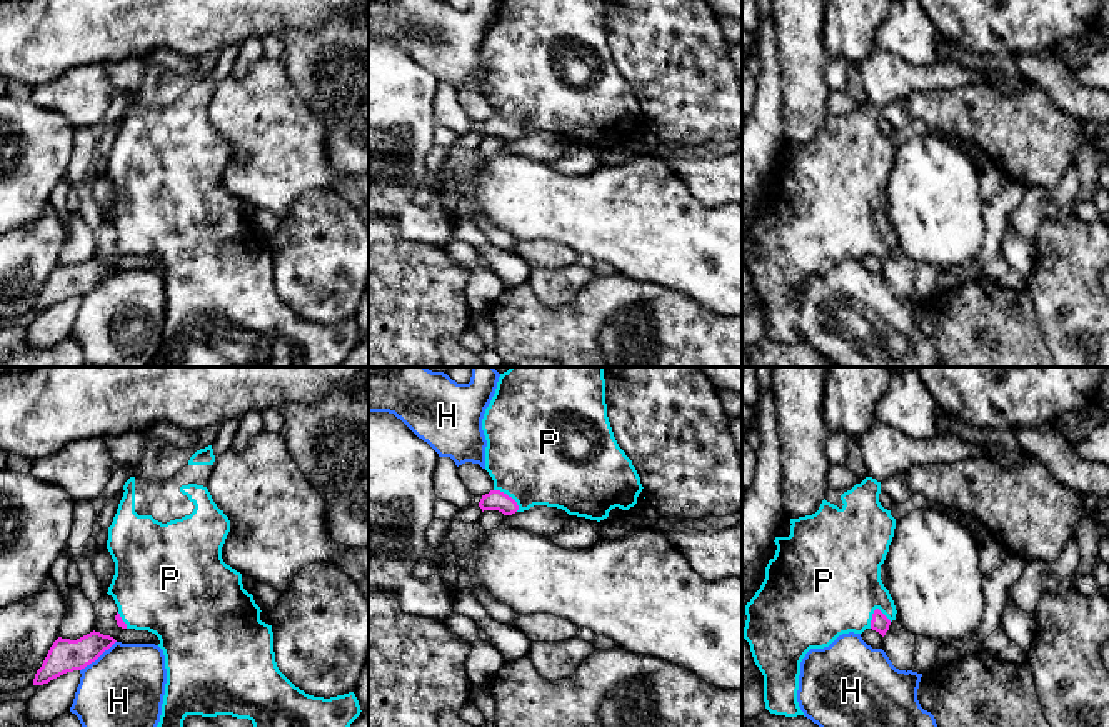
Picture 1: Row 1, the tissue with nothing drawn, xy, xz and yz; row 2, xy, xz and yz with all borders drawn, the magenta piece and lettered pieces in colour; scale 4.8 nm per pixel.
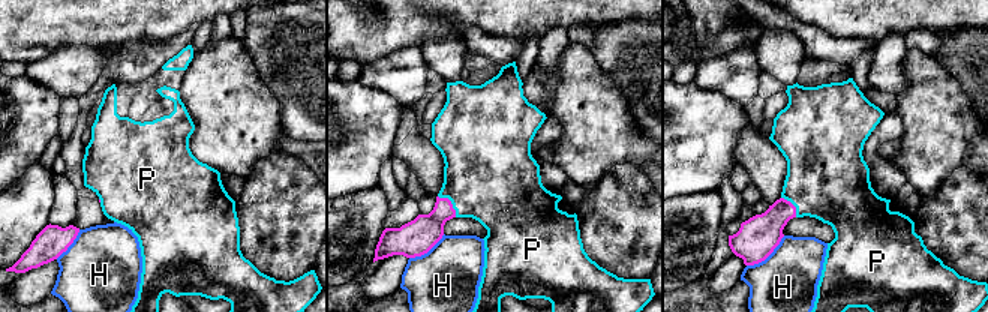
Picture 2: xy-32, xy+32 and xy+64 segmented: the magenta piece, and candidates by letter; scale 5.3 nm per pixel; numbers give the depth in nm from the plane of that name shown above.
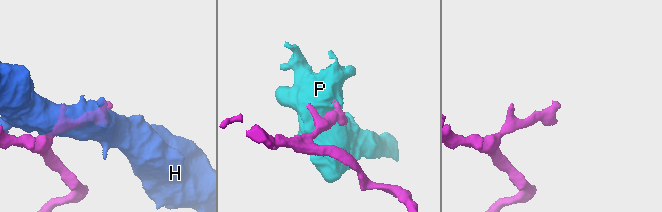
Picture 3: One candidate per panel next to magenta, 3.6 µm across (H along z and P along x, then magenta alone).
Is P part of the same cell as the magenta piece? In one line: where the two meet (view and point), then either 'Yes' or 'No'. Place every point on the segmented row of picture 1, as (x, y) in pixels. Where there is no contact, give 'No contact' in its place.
Touches magenta at yz (874, 611). Yes

